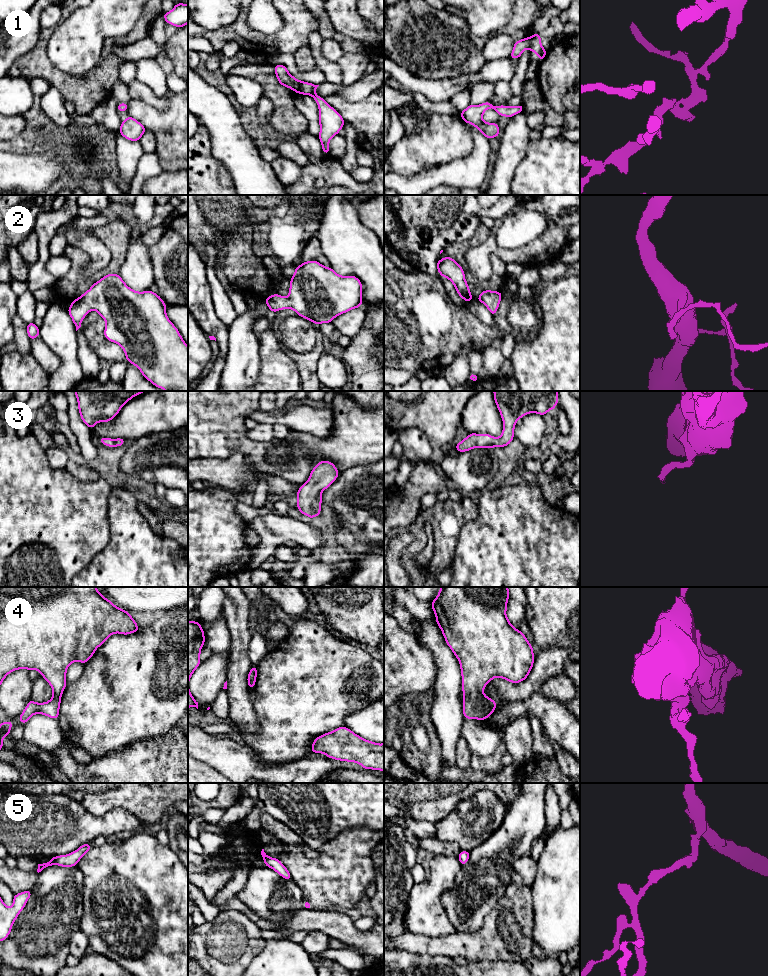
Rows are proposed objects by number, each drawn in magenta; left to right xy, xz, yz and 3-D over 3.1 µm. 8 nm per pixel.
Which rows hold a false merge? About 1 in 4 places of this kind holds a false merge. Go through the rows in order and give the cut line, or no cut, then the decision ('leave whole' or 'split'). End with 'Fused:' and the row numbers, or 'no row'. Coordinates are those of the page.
1: cut none; leave whole
2: cut none; leave whole
3: cut none; leave whole
4: cut none; leave whole
5: cut none; leave whole
Fused: no row

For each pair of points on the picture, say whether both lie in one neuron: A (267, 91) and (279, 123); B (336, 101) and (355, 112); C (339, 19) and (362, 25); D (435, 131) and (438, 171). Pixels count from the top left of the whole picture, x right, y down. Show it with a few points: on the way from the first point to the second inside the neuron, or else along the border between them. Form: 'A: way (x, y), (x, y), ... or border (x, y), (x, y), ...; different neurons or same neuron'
A: way (275, 98), (279, 102), (279, 115); same neuron
B: way (341, 105), (350, 111); same neuron
C: way (345, 19), (352, 25), (356, 25); same neuron
D: border (460, 157), (447, 163), (432, 166); different neurons

